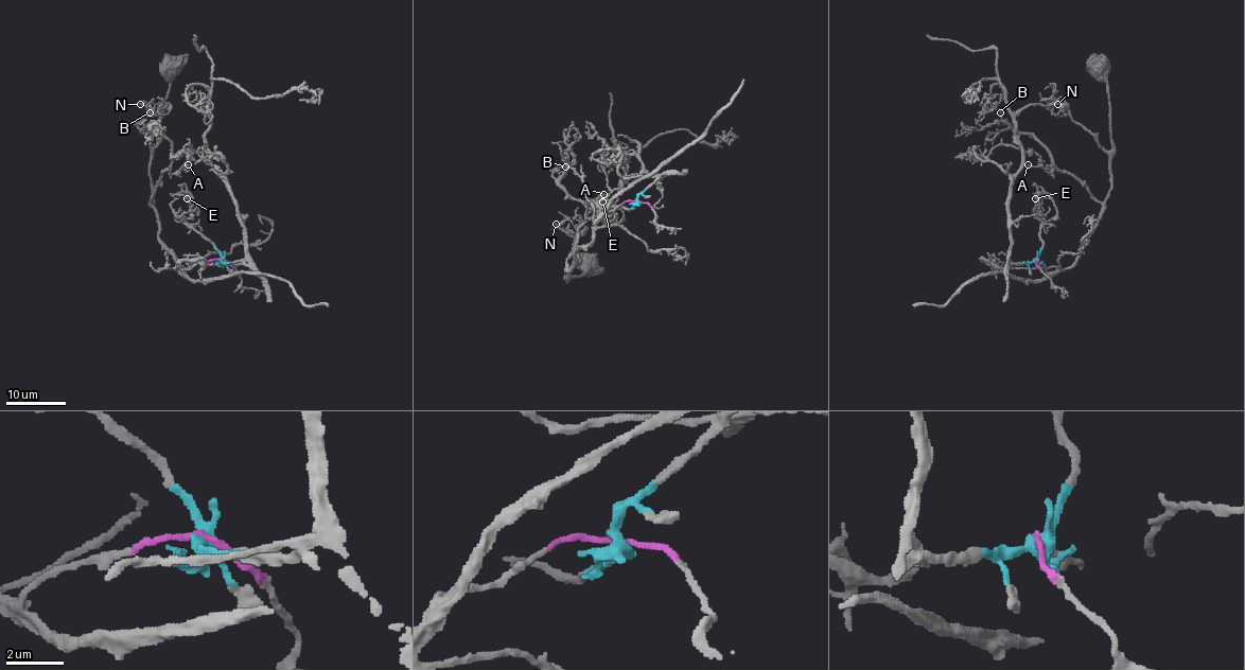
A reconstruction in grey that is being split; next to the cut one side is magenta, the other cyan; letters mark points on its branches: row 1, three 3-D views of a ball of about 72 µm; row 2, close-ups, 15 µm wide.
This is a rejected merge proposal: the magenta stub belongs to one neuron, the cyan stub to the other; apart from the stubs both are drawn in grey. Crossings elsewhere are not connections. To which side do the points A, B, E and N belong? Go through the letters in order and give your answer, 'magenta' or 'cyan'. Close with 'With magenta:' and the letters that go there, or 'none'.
A: cyan
B: magenta
E: cyan
N: magenta
With magenta: B, N

